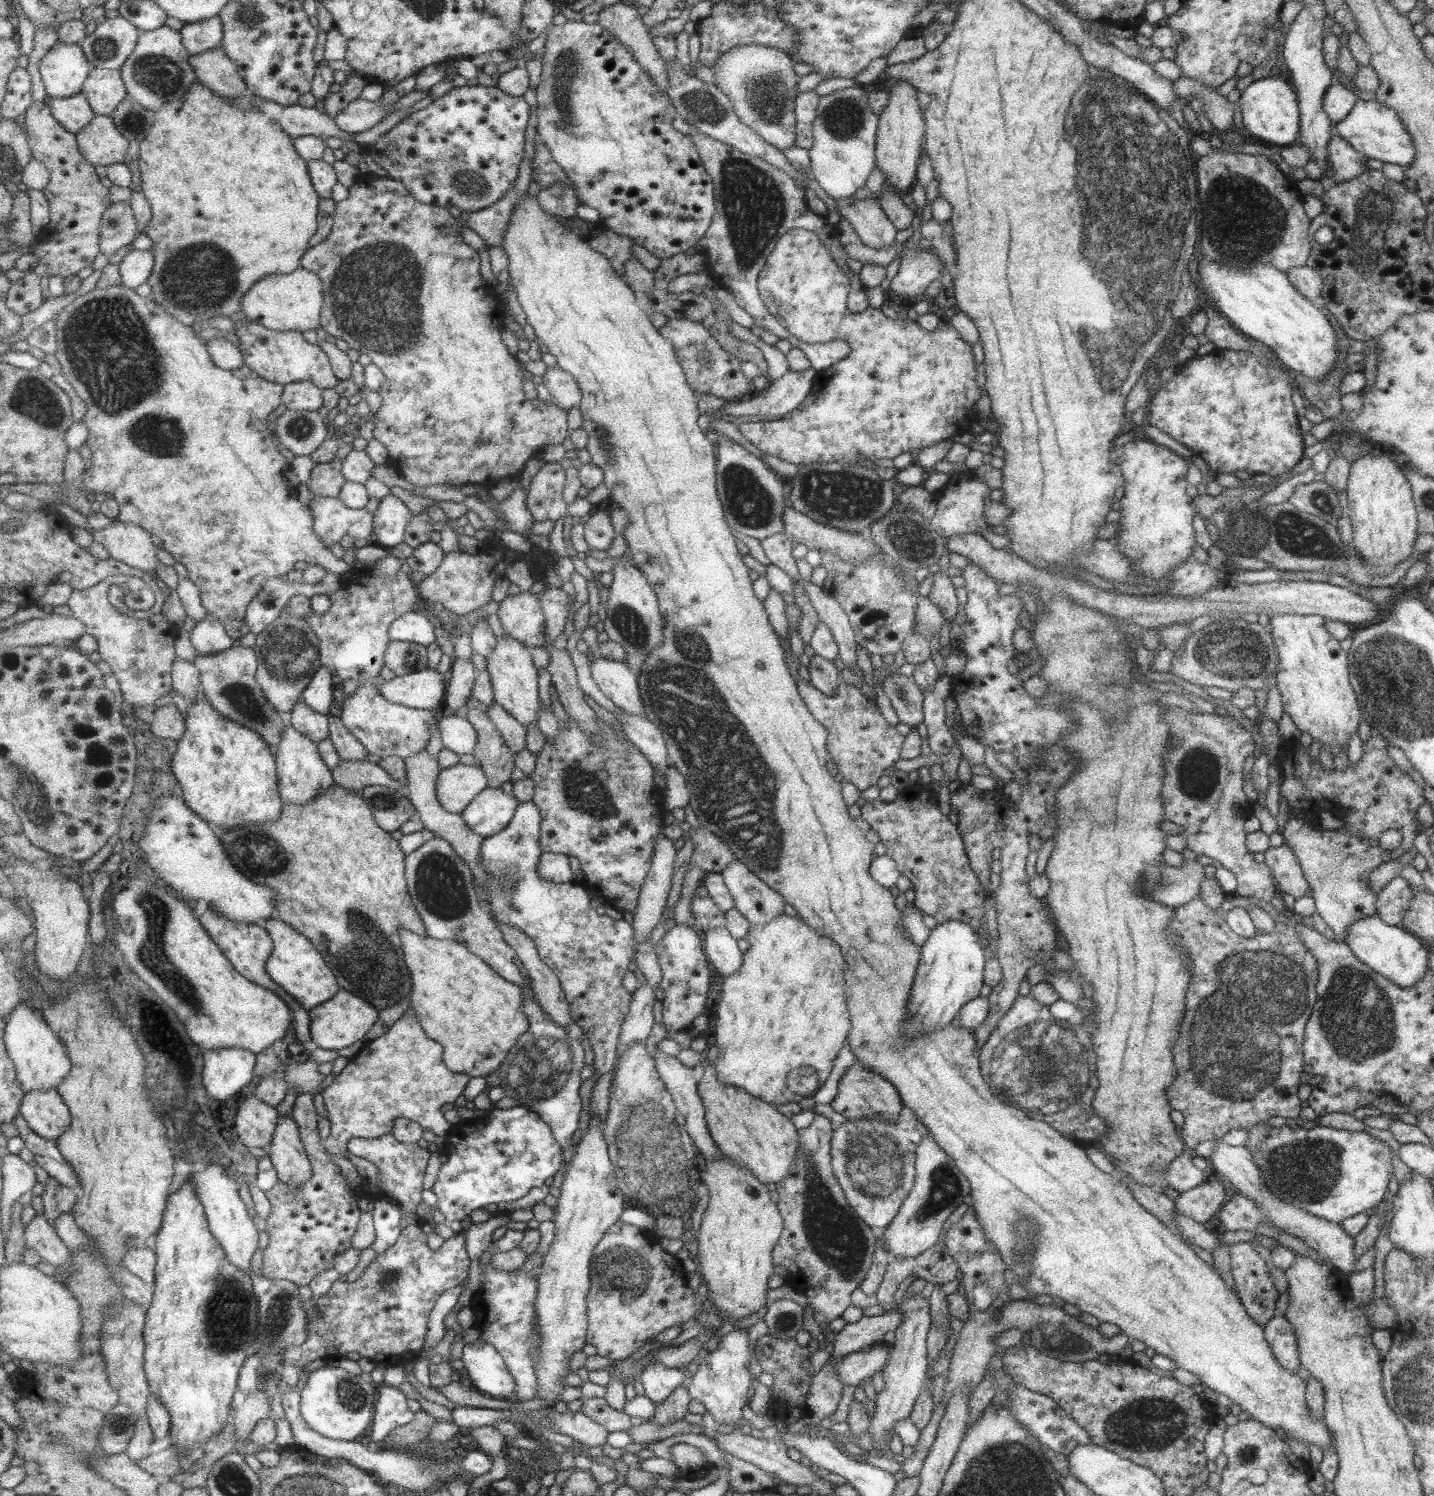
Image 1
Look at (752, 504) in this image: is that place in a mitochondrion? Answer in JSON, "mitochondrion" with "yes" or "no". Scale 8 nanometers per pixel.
{"mitochondrion":"yes"}

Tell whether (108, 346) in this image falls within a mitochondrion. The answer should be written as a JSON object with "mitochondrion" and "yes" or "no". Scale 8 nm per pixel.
{"mitochondrion":"yes"}

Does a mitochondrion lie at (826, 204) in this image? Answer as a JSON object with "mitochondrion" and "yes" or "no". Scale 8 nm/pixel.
{"mitochondrion":"no"}

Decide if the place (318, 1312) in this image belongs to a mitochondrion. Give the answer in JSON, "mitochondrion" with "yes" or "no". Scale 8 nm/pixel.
{"mitochondrion":"yes"}

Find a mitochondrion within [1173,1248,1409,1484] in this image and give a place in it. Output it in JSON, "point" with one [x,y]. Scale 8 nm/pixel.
{"point":[1247,1456]}

